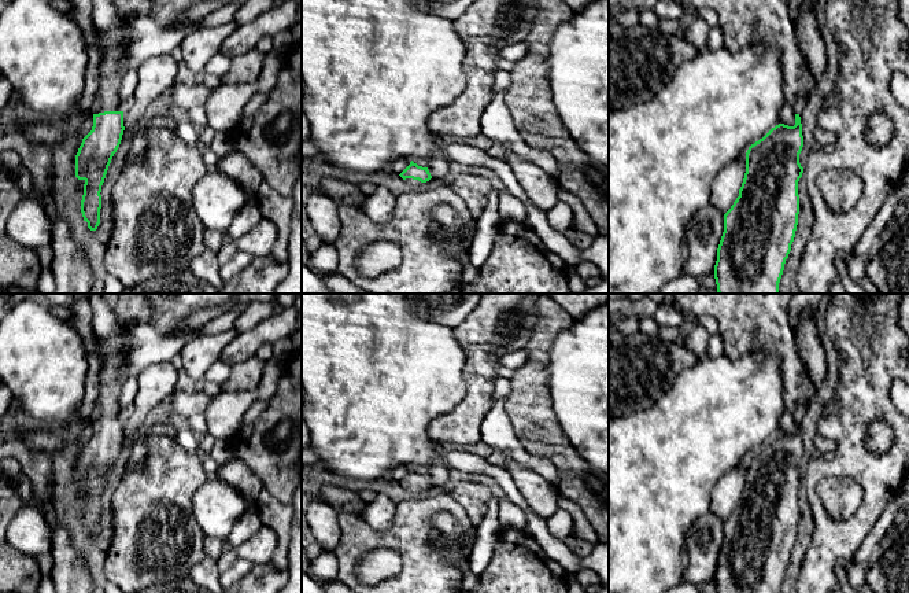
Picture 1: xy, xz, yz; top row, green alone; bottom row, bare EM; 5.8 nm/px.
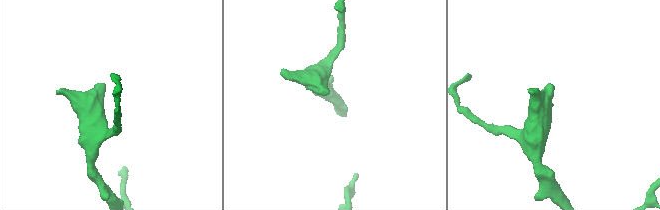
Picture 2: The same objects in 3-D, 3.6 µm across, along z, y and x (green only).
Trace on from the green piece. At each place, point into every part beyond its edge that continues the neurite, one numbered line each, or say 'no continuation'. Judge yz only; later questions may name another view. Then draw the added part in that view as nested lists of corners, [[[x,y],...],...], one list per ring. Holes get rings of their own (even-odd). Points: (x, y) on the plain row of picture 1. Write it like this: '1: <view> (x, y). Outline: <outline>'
1: yz (802, 407). Outline: [[[801,402],[799,405],[798,405],[798,409],[797,409],[797,412],[794,413],[794,419],[795,419],[795,421],[801,421],[802,420],[802,417],[805,416],[805,412],[808,410],[808,405],[805,404],[805,402]]]

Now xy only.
1: xy (111, 343). Outline: [[[92,294],[92,325],[97,338],[97,349],[103,358],[100,367],[100,394],[90,419],[123,419],[119,406],[122,386],[118,380],[119,371],[125,367],[128,342],[123,336],[118,316],[103,299],[101,294]]]

